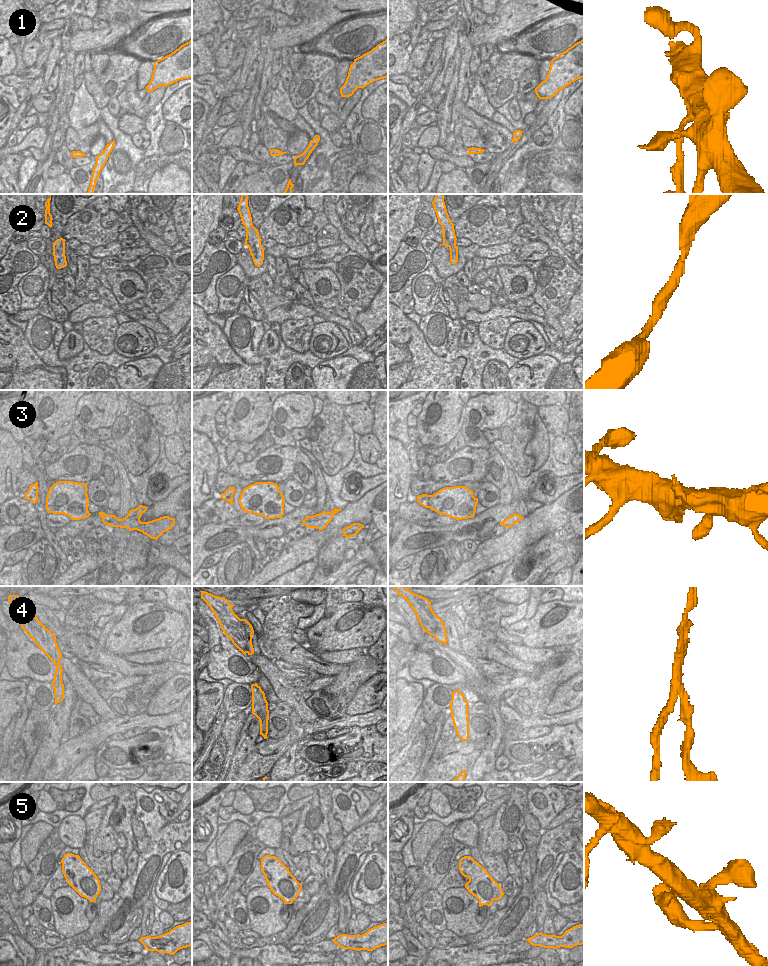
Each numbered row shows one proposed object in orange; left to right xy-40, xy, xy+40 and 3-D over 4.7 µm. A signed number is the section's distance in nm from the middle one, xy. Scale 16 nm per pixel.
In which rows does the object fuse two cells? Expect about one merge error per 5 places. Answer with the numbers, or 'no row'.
4

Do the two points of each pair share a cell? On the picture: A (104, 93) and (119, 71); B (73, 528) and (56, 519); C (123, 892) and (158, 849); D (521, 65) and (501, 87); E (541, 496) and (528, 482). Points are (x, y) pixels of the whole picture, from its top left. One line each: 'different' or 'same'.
A: same
B: different
C: same
D: same
E: different

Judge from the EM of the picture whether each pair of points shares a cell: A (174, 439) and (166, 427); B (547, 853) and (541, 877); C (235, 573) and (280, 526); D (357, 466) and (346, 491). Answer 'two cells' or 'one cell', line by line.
A: two cells
B: one cell
C: two cells
D: two cells

